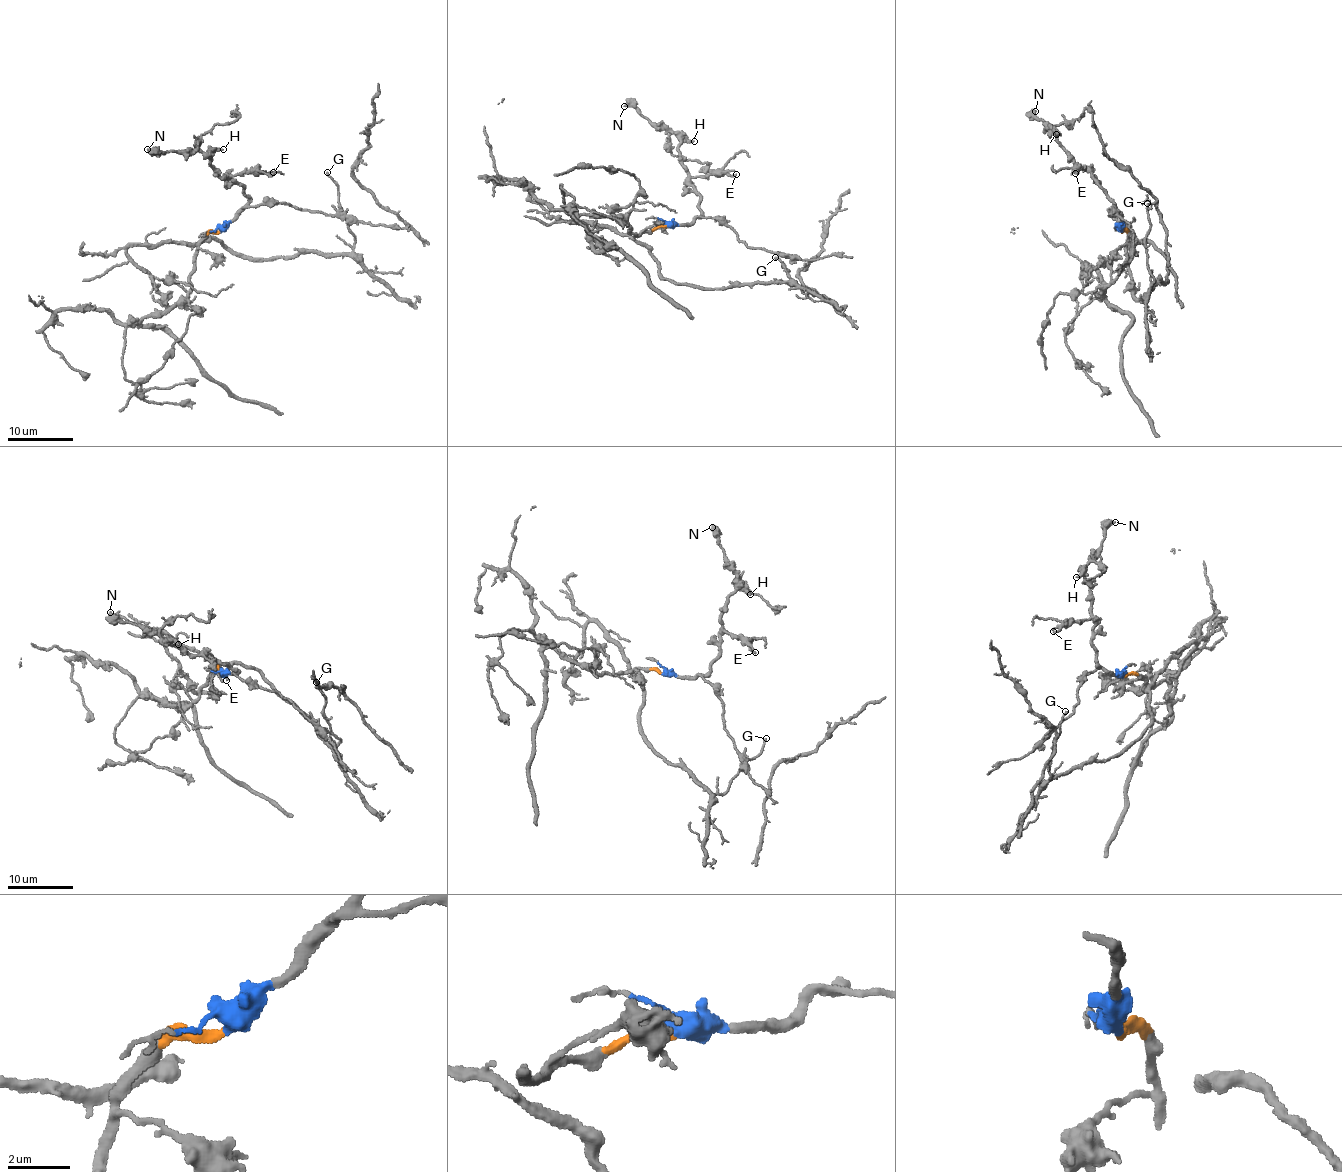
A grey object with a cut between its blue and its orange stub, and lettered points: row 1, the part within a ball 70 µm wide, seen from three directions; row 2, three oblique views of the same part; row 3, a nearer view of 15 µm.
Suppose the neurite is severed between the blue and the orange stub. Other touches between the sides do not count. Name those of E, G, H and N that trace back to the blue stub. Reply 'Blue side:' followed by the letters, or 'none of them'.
Blue side: E, H, N

